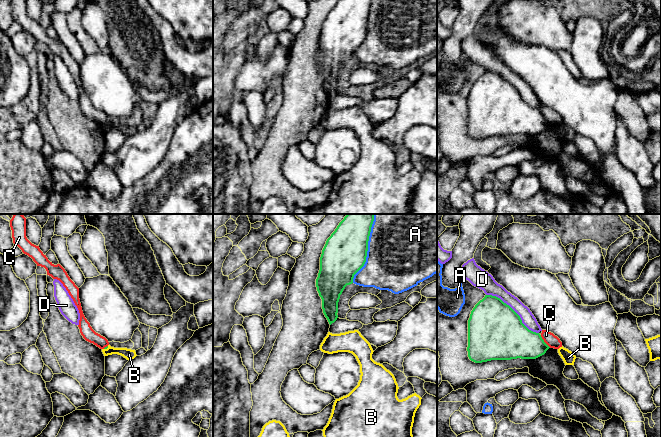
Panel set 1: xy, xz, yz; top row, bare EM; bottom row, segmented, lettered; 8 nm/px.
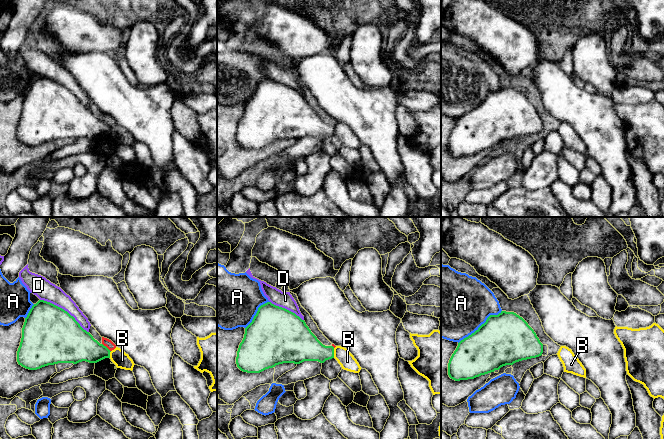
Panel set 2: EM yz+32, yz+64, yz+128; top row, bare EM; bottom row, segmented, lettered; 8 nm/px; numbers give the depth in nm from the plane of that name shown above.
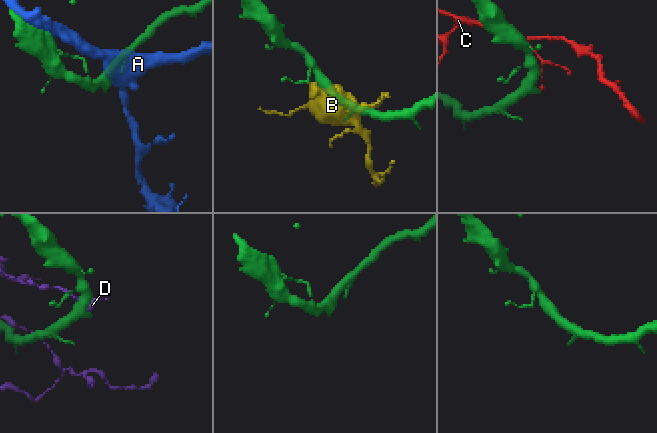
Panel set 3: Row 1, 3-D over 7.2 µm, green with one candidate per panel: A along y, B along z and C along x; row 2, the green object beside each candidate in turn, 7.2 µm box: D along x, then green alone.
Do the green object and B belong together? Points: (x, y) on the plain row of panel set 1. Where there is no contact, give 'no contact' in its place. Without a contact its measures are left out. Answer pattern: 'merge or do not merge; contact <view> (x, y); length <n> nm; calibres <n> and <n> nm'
do not merge; contact xy (106, 124); length 50 nm; calibres 20 and 90 nm

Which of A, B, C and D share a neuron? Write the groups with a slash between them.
A / B / C / D

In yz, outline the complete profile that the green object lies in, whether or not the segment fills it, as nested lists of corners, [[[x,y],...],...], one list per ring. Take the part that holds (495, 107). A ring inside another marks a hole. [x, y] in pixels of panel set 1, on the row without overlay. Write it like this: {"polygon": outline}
{"polygon": [[[485,71],[471,87],[468,96],[468,133],[475,139],[491,136],[536,135],[550,123],[539,109],[529,106],[520,92],[500,74]]]}

